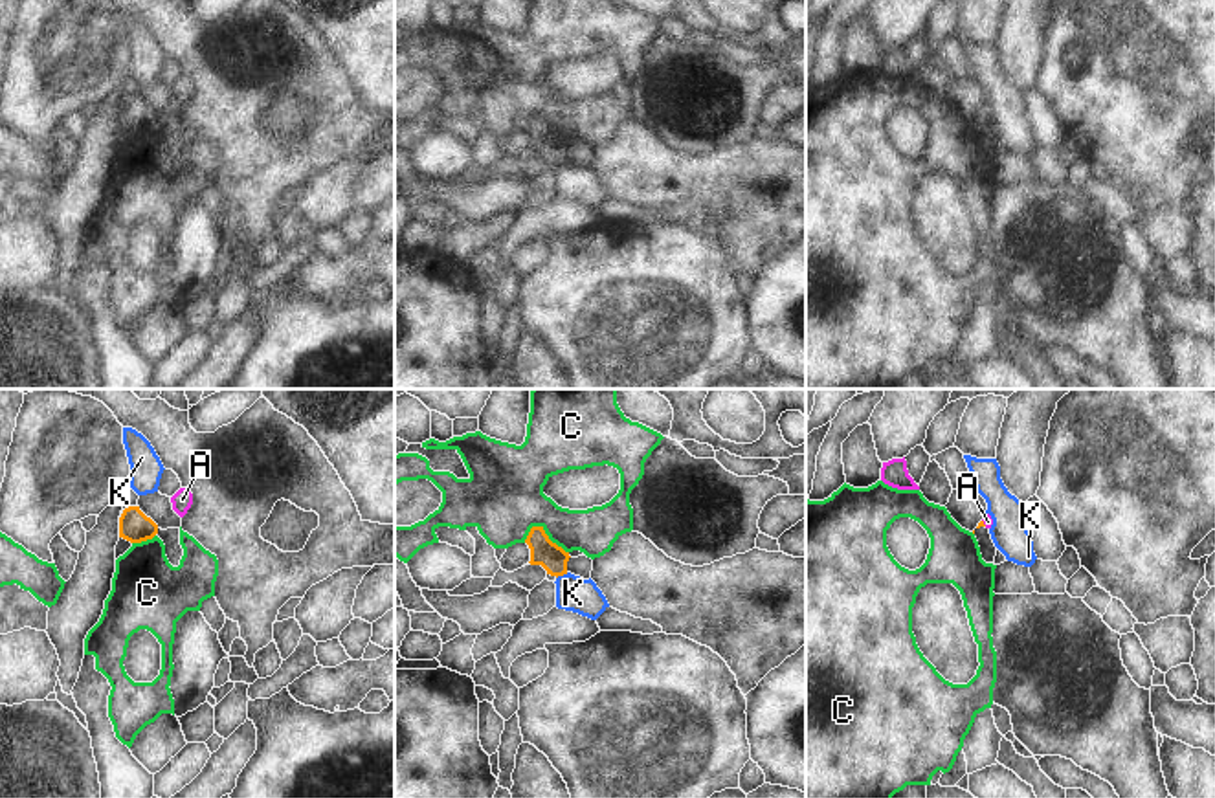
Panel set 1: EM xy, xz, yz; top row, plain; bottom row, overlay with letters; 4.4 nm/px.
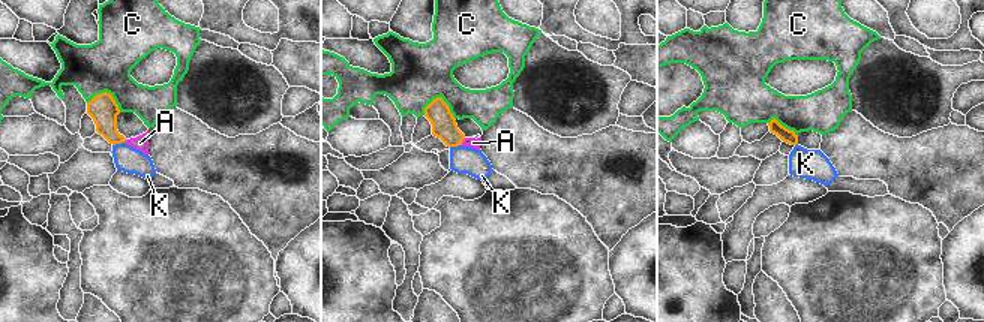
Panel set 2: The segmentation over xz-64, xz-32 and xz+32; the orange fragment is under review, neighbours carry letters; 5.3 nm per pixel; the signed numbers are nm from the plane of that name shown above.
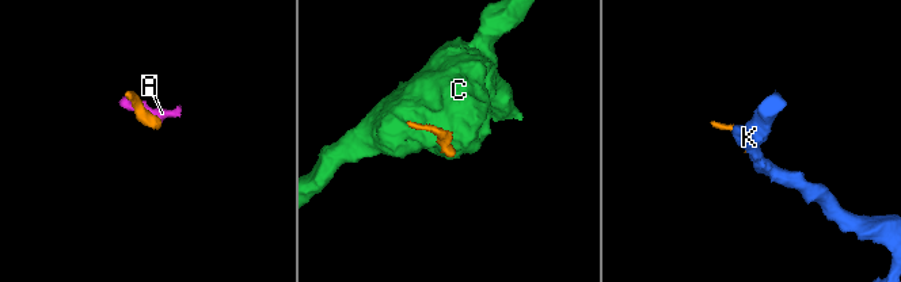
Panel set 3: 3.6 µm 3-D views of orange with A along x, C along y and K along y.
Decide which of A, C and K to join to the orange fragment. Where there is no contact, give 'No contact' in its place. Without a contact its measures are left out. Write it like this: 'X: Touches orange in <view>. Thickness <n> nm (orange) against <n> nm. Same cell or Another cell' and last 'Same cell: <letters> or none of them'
A: Touches orange in yz. Thickness 20 nm (orange) against 50 nm. Same cell
C: Touches orange in xz. Thickness 120 nm (orange) against 360 nm. Another cell
K: Touches orange in xz. Thickness 120 nm (orange) against 160 nm. Another cell
Same cell: A.

